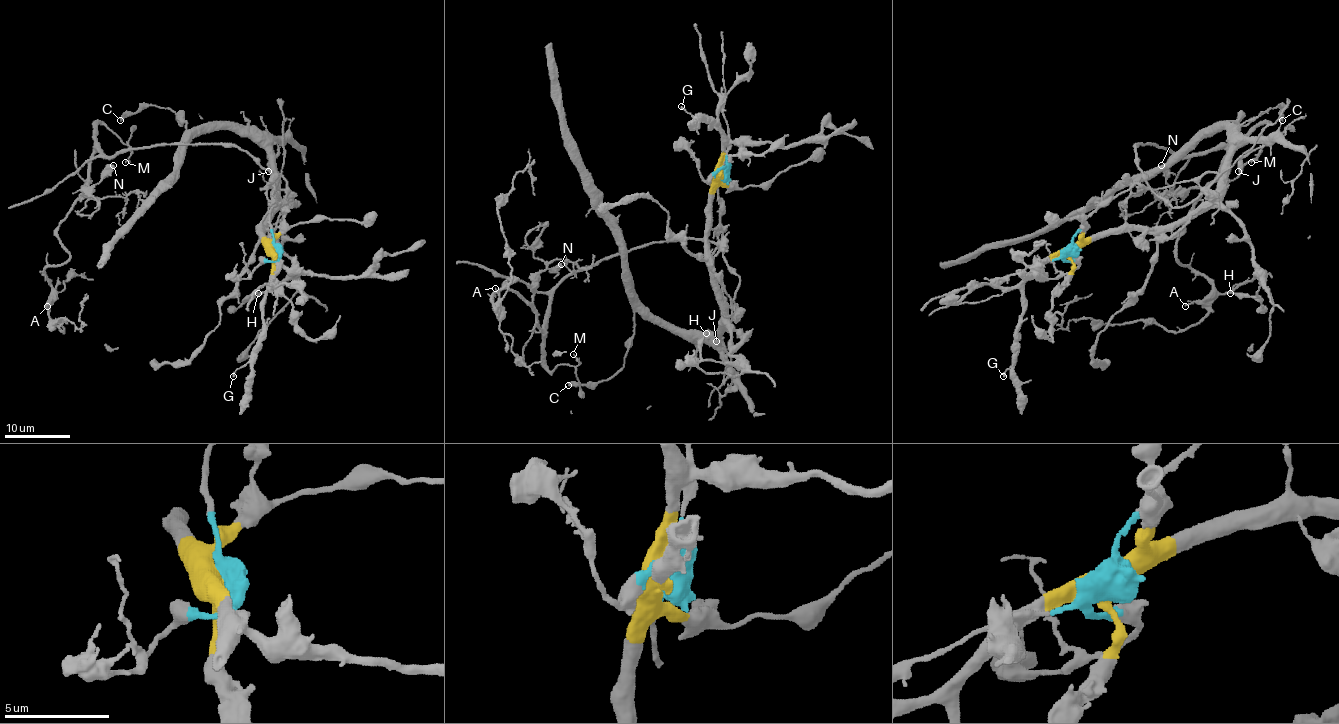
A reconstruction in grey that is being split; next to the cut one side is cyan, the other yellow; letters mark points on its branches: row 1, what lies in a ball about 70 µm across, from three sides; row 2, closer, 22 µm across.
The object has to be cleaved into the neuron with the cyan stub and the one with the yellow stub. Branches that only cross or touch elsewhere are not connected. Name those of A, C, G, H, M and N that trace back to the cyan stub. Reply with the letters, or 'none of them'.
A, M, N

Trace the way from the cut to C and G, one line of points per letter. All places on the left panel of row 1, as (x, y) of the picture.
C: (273, 251), (258, 231), (276, 194), (275, 169), (252, 138), (188, 130), (157, 106), (120, 121)
G: (273, 251), (273, 277), (268, 282), (260, 347), (232, 376)

